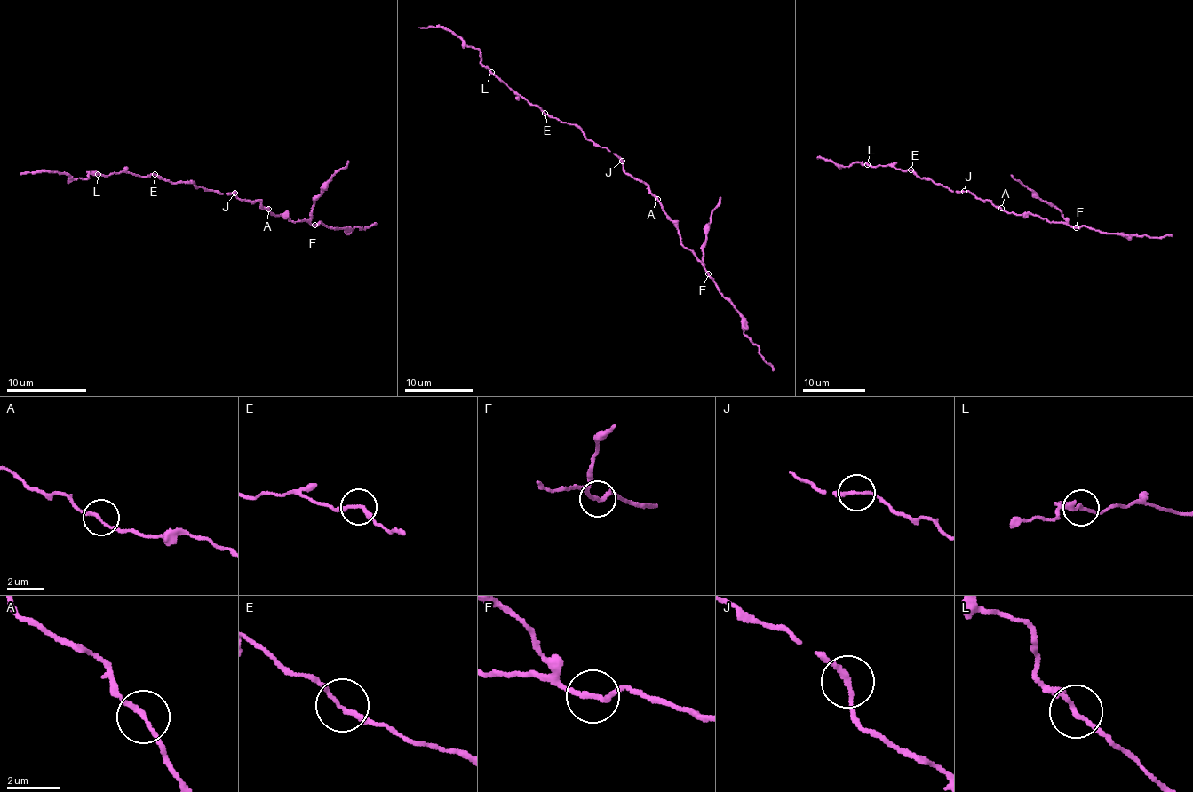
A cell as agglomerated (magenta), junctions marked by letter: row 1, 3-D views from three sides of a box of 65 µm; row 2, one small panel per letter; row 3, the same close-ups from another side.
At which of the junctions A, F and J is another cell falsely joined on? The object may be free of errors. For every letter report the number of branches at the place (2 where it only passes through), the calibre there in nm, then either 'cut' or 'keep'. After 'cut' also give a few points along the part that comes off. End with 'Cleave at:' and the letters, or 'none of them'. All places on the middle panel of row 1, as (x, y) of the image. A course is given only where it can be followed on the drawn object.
A: 2 | 170 nm | keep
F: 2 | 170 nm | keep
J: 2 | 170 nm | keep
Cleave at: none of them

